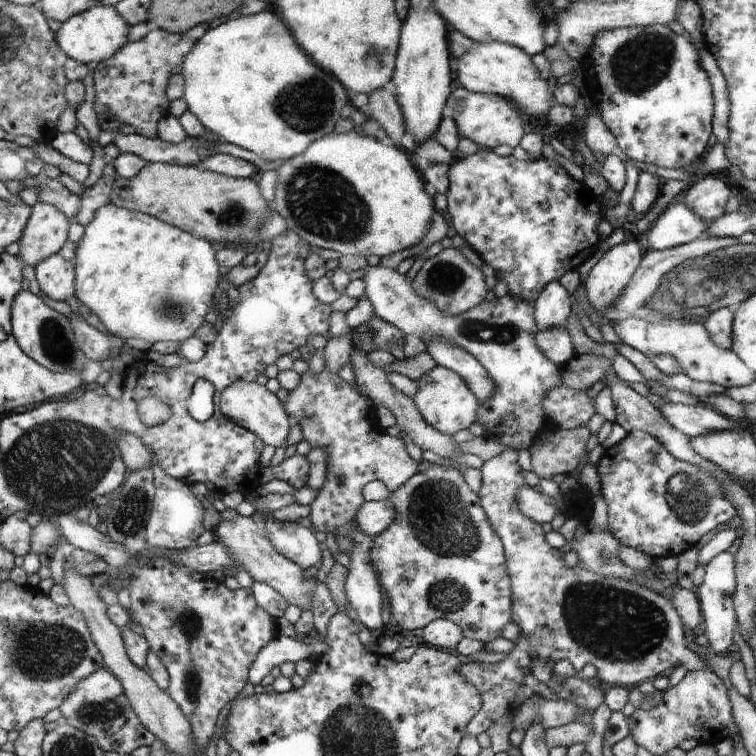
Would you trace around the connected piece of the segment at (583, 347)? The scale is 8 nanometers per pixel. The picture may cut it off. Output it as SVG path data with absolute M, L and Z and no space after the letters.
M572 313L564 327L568 331L572 345L579 354L595 354L597 356L604 356L609 360L614 360L614 356L618 354L614 344L608 342L596 342L586 335L584 328L577 315Z

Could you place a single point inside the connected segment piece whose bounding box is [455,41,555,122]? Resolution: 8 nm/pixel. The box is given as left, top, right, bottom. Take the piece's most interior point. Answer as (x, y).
(498, 68)

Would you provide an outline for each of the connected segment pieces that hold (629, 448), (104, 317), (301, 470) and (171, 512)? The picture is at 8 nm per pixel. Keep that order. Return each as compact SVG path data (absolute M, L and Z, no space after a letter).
M641 430L627 433L622 442L614 444L612 448L606 448L595 467L600 478L600 492L607 504L606 526L612 536L617 538L621 545L636 548L654 559L678 556L694 548L704 534L714 528L722 529L728 526L730 519L740 513L726 498L726 490L722 488L724 482L716 474L674 458L657 438Z
M110 202L99 208L96 212L94 220L85 227L85 234L83 239L78 244L76 252L75 265L77 266L77 286L79 298L82 302L88 306L99 316L107 330L115 336L122 339L138 338L145 342L156 344L157 342L186 342L188 338L192 338L202 328L204 324L204 316L212 304L212 298L214 298L214 290L216 286L220 284L218 282L218 264L216 264L216 258L214 258L214 248L208 240L204 238L196 238L194 234L186 232L178 226L174 226L169 222L164 222L161 218L140 212L138 210L130 210L130 208L124 208L124 206L118 206L114 202Z
M294 455L284 460L278 466L269 466L260 471L261 484L266 484L274 478L288 482L294 490L302 488L307 480L310 464L306 457Z
M158 466L158 470L156 470L156 484L158 484L157 496L155 497L155 508L152 510L153 514L147 530L148 542L151 547L156 546L172 550L181 550L193 546L194 541L205 530L204 524L202 524L204 521L204 506L200 504L200 500L196 498L194 492L192 492L192 487L187 482L170 476L162 466Z

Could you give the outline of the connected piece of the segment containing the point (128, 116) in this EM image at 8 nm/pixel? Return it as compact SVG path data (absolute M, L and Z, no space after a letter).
M208 22L197 24L192 30L184 34L173 33L168 30L152 27L143 39L130 42L112 60L106 60L95 70L95 110L98 114L114 114L114 118L122 124L132 125L142 136L150 138L160 137L160 124L163 118L170 116L170 98L168 98L168 84L173 74L184 74L184 62L192 54L194 46L201 40L209 28Z

